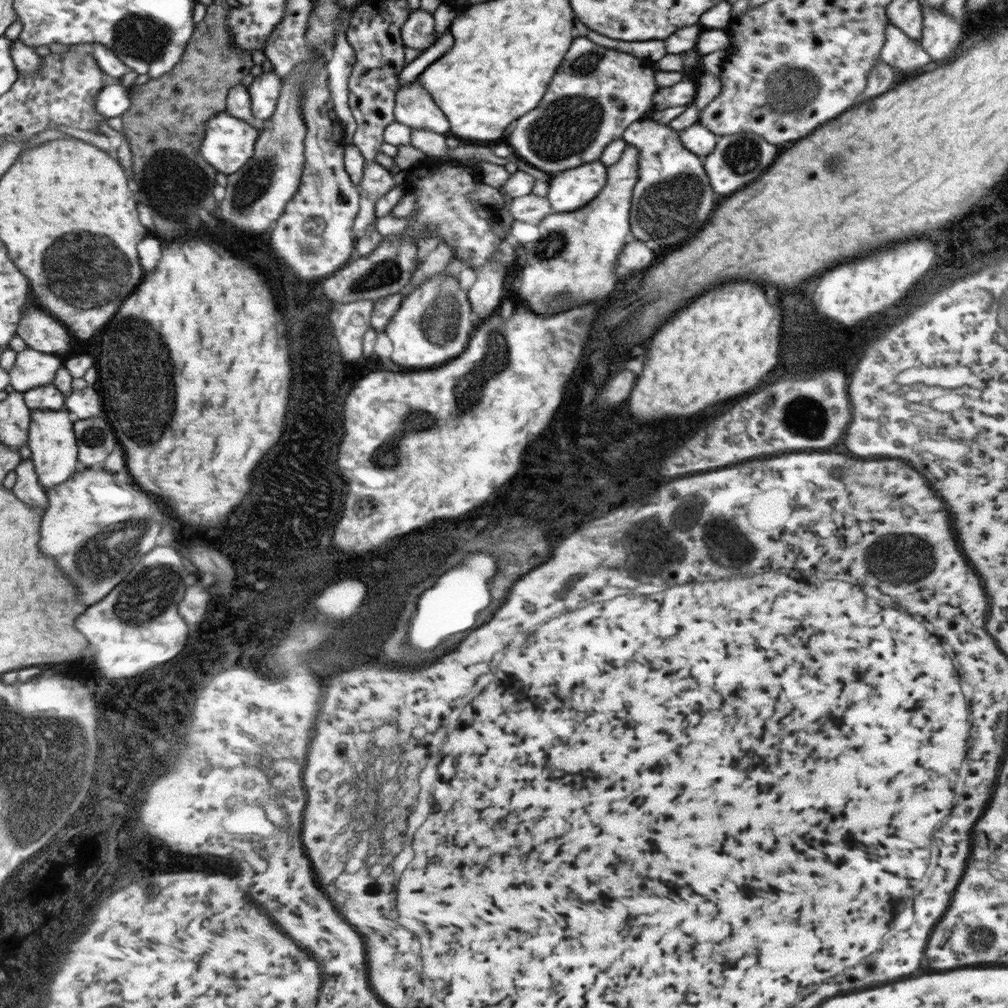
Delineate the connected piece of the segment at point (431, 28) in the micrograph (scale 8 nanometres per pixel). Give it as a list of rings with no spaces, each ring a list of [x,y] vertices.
[[[420,8],[412,10],[401,28],[402,42],[406,47],[416,48],[422,52],[436,42],[434,32],[437,32],[434,14]]]

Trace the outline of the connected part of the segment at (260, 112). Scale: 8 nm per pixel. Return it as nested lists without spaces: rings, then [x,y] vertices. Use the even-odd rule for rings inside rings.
[[[274,72],[262,73],[250,84],[250,92],[253,98],[253,111],[258,119],[268,121],[278,109],[279,98],[282,98],[281,76]]]

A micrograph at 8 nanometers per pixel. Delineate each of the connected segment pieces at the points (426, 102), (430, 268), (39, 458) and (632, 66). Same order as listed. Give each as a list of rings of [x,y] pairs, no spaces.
[[[418,78],[397,90],[393,114],[396,122],[411,129],[431,130],[442,135],[448,132],[446,116],[438,110],[438,104],[418,82]]]
[[[439,242],[438,247],[430,252],[426,260],[417,267],[410,282],[404,286],[400,293],[407,295],[430,276],[444,272],[452,258],[455,258],[454,249],[445,242]]]
[[[34,410],[31,424],[31,438],[29,445],[33,450],[32,459],[36,464],[40,482],[48,492],[70,481],[78,473],[80,464],[81,445],[75,422],[70,420],[70,410]]]
[[[586,37],[576,38],[548,84],[538,110],[534,110],[534,114],[526,114],[526,118],[518,118],[508,142],[524,162],[544,172],[562,172],[598,161],[610,142],[623,139],[630,124],[651,119],[655,114],[654,94],[662,90],[662,86],[658,86],[657,74],[658,61],[652,57],[640,58],[626,51],[603,47]]]

